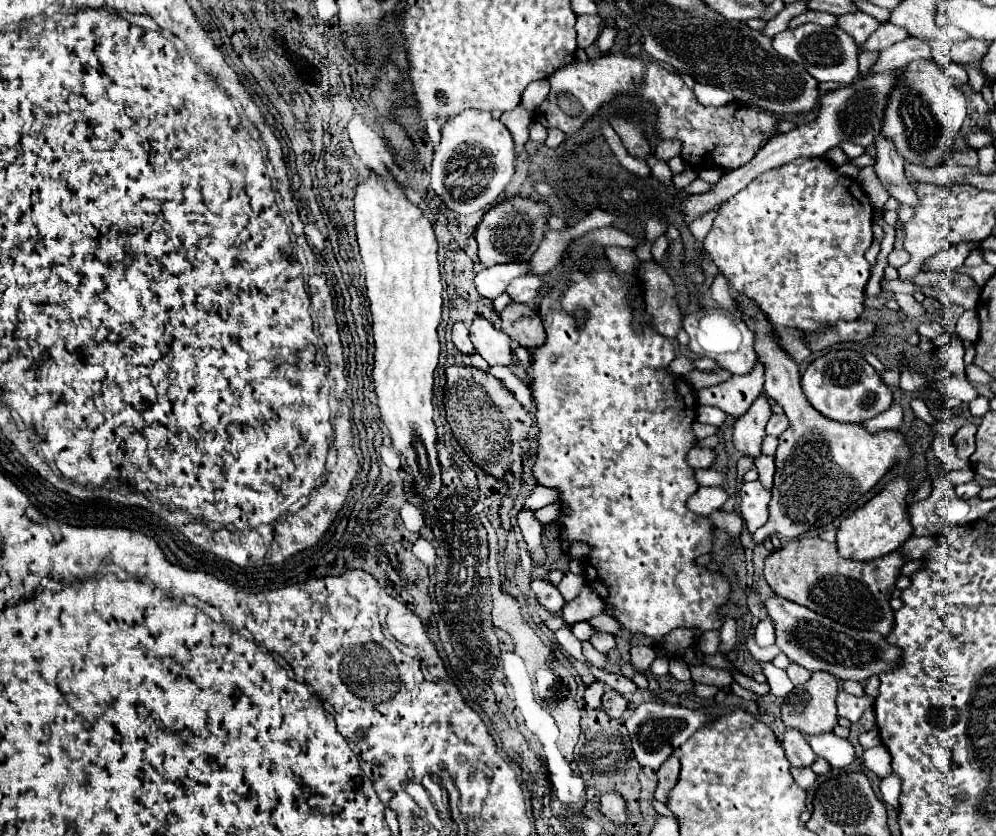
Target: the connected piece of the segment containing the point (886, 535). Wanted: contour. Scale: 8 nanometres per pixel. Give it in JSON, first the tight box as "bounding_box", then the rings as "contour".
{"bounding_box":[837,478,913,560],"contour":[[[897,478],[885,486],[883,492],[879,492],[875,498],[871,498],[865,506],[855,510],[849,518],[845,518],[839,524],[837,530],[837,552],[849,560],[875,560],[889,552],[895,552],[913,532],[907,516],[907,492],[909,492],[909,480]]]}

